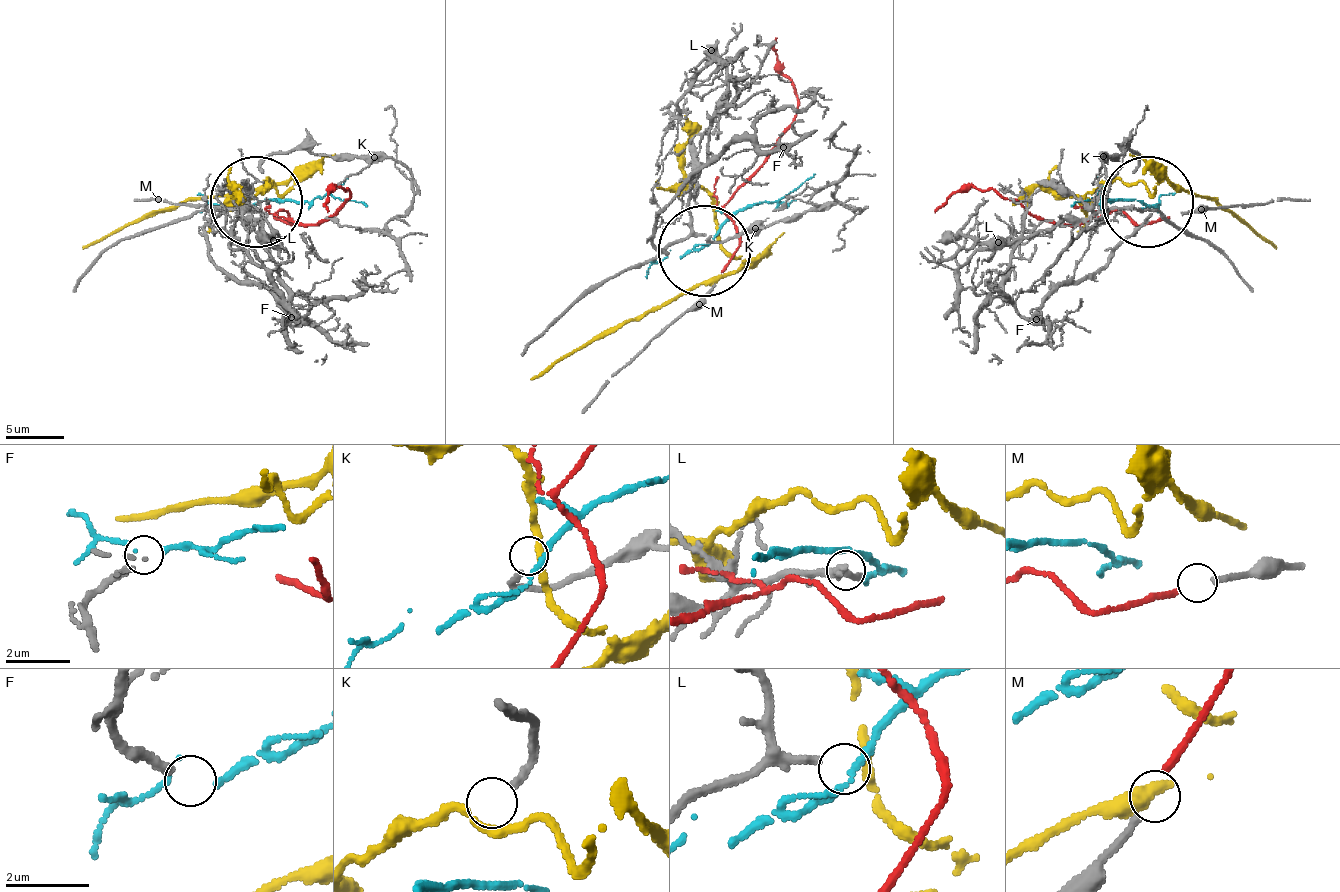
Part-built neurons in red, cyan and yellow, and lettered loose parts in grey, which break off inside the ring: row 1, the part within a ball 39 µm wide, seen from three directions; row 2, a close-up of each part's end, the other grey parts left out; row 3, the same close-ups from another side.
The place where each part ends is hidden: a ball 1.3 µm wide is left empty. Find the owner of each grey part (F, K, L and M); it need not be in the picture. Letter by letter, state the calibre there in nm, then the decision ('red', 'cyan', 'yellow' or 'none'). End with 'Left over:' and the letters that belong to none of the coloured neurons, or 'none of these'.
F: 190 nm | cyan
K: 170 nm | none
L: 170 nm | none
M: 150 nm | red
Left over: K, L

